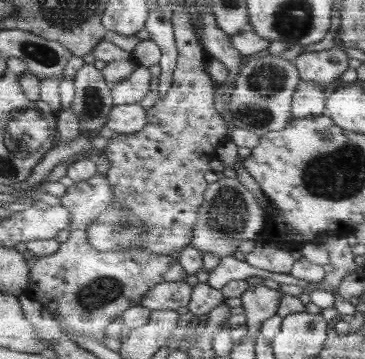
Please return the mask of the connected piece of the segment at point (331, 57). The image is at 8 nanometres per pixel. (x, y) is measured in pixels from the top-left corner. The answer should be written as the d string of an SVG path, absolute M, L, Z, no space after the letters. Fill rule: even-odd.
M334 46L328 50L304 52L292 60L301 80L326 87L338 81L348 70L348 56L344 50Z

